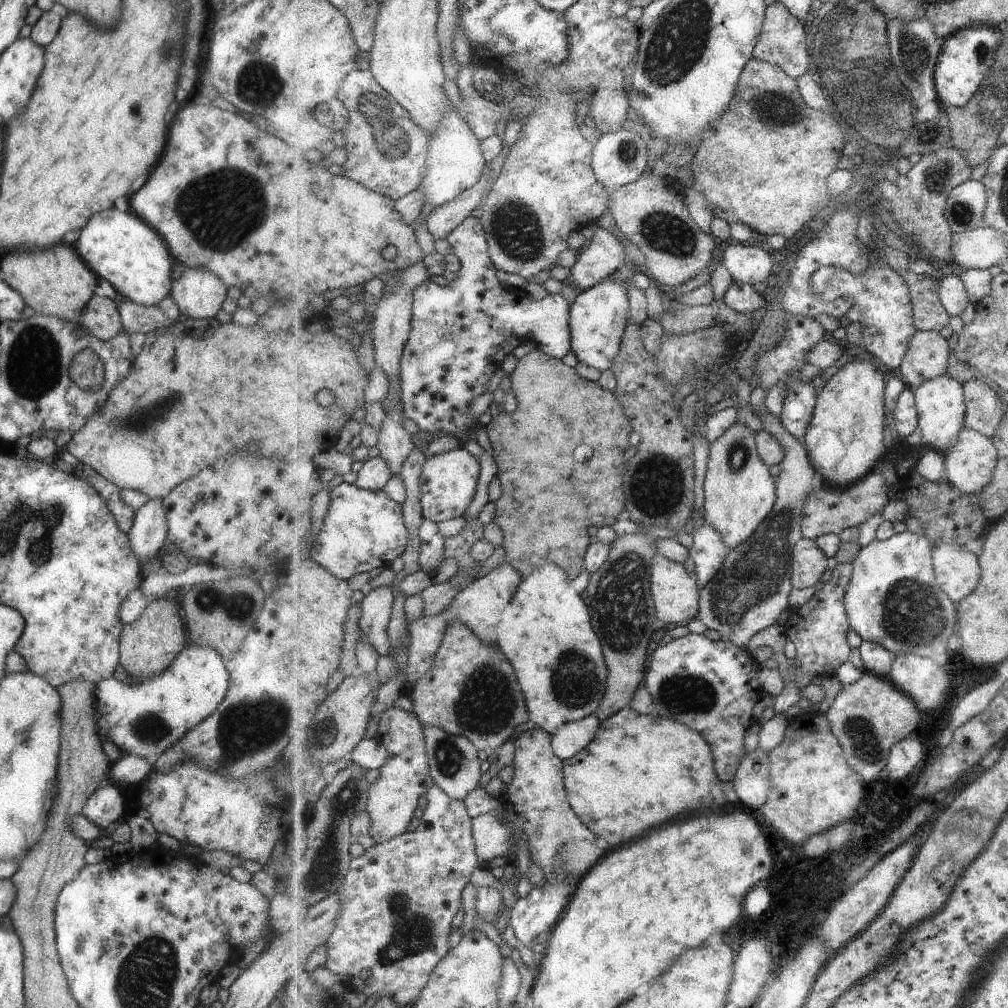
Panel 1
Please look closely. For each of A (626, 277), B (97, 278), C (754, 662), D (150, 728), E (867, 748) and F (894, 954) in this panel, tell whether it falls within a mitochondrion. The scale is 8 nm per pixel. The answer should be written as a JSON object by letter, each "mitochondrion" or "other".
{"A":"other","B":"other","C":"other","D":"mitochondrion","E":"mitochondrion","F":"other"}

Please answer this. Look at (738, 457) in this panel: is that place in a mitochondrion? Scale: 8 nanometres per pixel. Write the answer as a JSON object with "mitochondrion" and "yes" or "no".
{"mitochondrion":"yes"}

